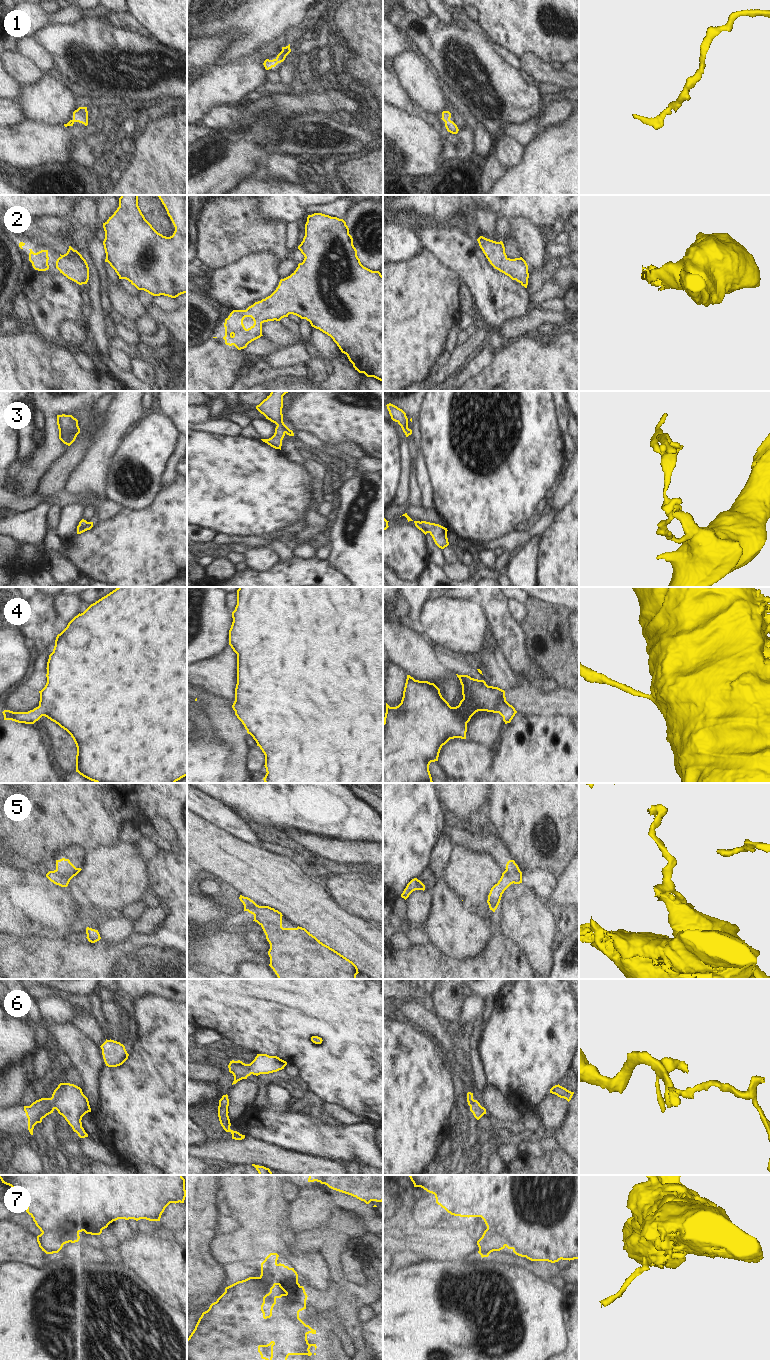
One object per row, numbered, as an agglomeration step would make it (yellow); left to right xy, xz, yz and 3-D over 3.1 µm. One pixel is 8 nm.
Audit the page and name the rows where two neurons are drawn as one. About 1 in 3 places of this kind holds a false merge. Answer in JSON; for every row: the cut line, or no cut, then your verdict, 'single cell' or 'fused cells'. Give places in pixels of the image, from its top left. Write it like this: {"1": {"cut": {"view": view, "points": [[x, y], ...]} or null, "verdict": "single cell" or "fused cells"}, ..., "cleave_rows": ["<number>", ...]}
{"1": {"cut": null, "verdict": "single cell"}, "2": {"cut": null, "verdict": "single cell"}, "3": {"cut": null, "verdict": "single cell"}, "4": {"cut": null, "verdict": "single cell"}, "5": {"cut": {"view": "xy", "points": [[56, 869], [69, 881]]}, "verdict": "fused cells"}, "6": {"cut": null, "verdict": "single cell"}, "7": {"cut": {"view": "xy", "points": [[42, 1232], [55, 1230], [62, 1237], [67, 1237], [71, 1241]]}, "verdict": "fused cells"}, "cleave_rows": ["5", "7"]}

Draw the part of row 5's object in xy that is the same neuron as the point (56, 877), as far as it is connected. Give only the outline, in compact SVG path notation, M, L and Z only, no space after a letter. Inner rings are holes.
M58 870L49 871L46 874L46 877L53 882L56 885L59 885L61 887L67 887L69 884L69 881L66 879L65 875L59 872Z

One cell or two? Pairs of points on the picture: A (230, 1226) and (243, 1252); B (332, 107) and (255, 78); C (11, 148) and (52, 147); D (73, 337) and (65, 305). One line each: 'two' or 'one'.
A: two
B: two
C: one
D: two

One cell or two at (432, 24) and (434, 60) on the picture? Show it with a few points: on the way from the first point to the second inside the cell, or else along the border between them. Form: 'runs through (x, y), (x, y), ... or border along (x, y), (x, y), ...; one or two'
runs through (432, 33), (434, 51); one

